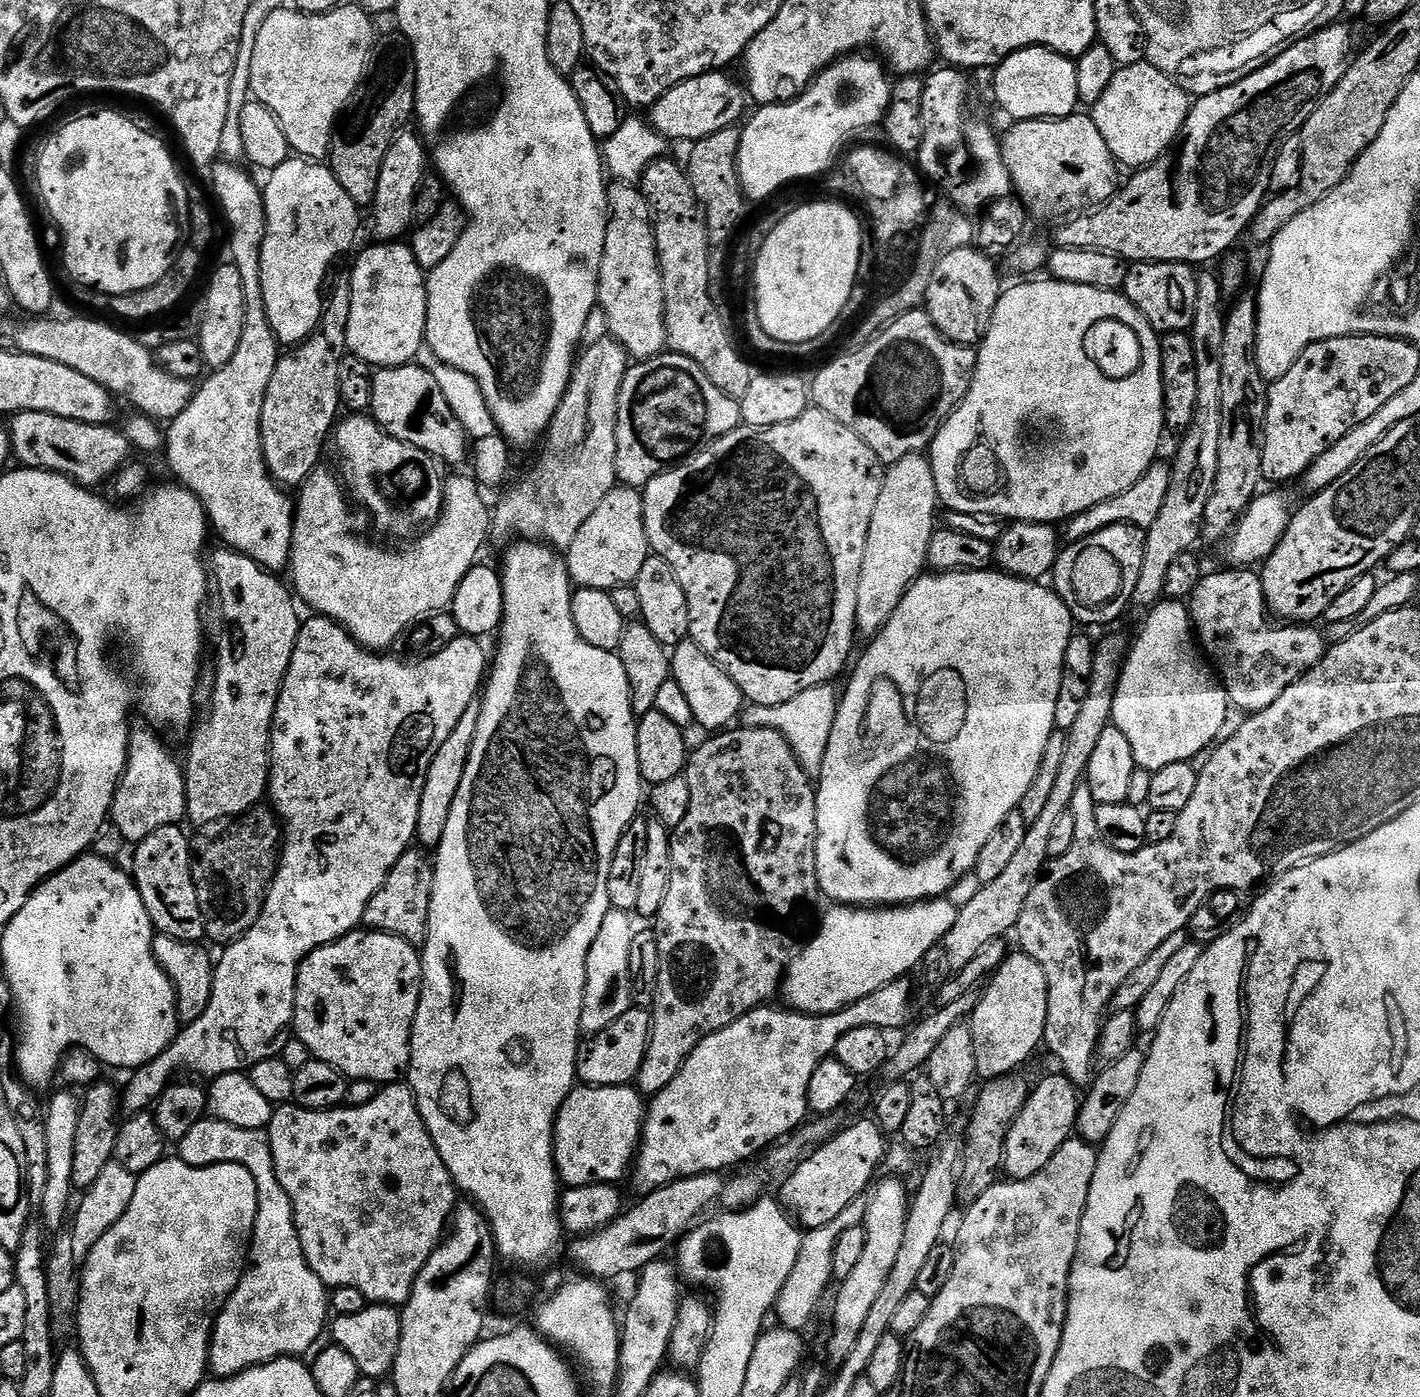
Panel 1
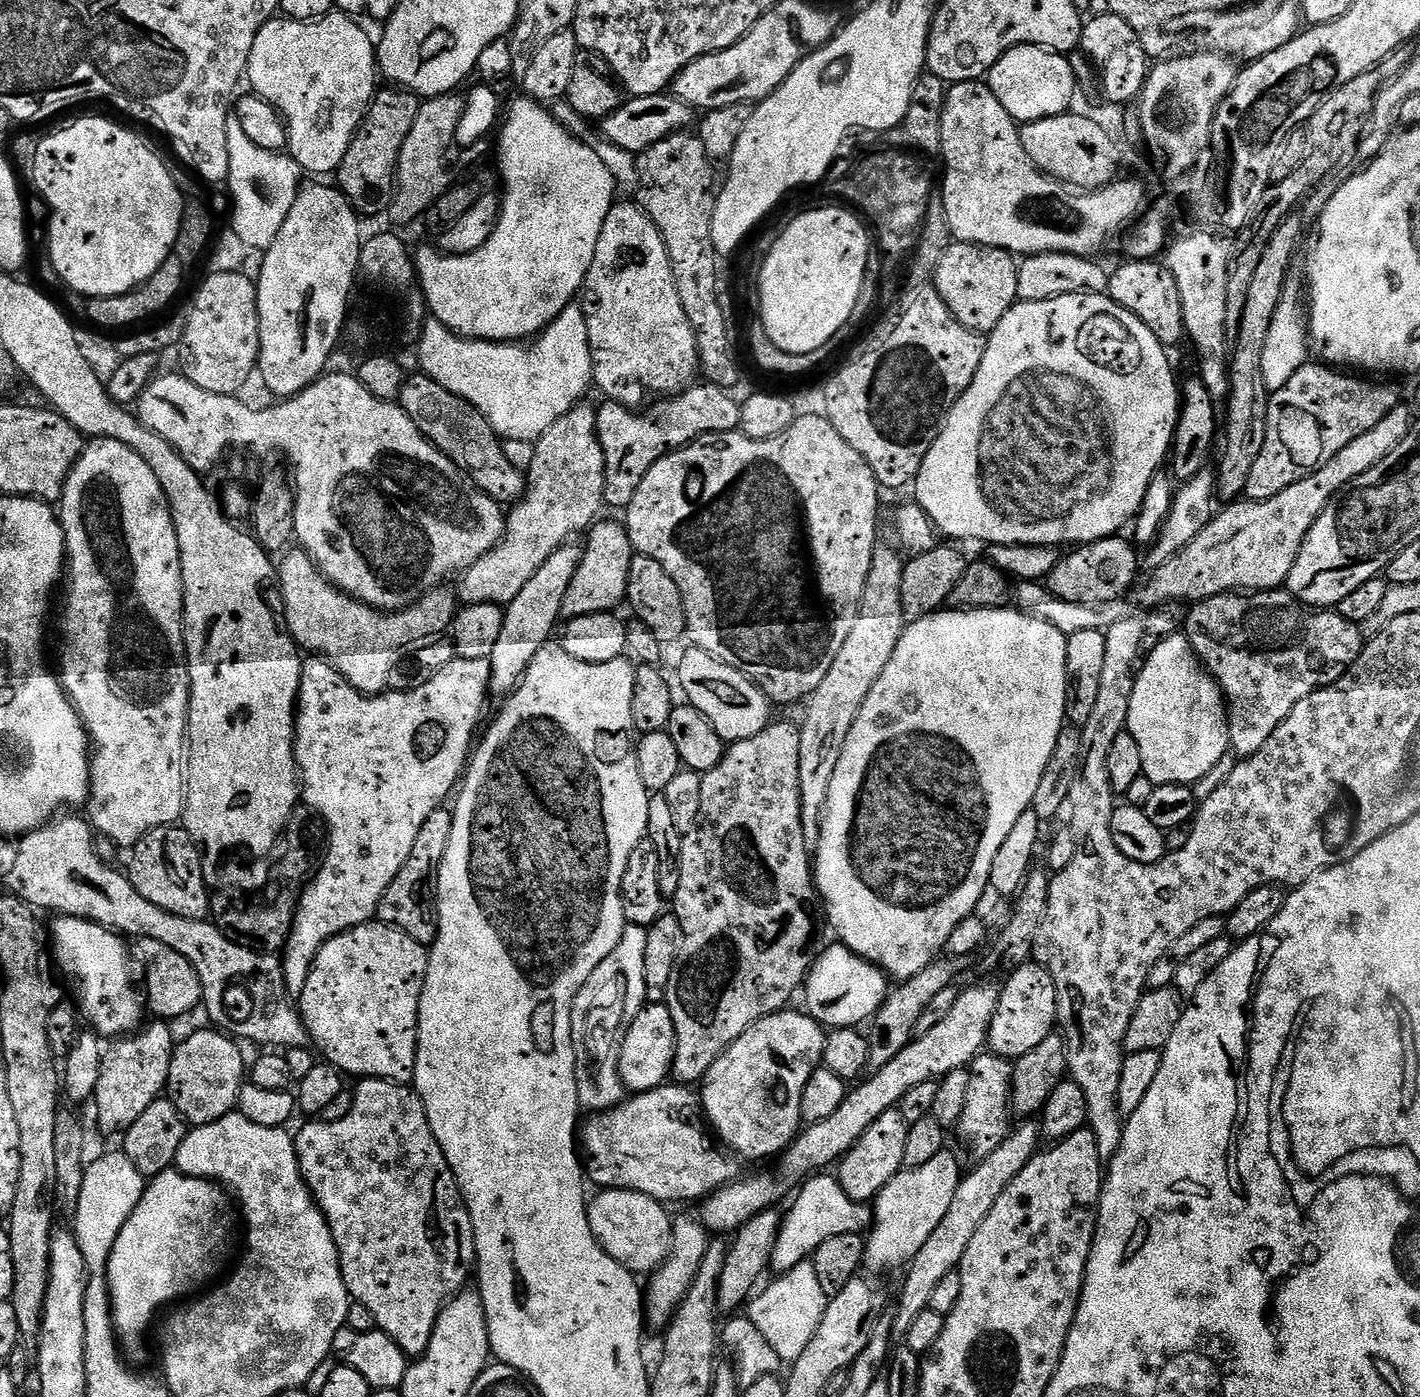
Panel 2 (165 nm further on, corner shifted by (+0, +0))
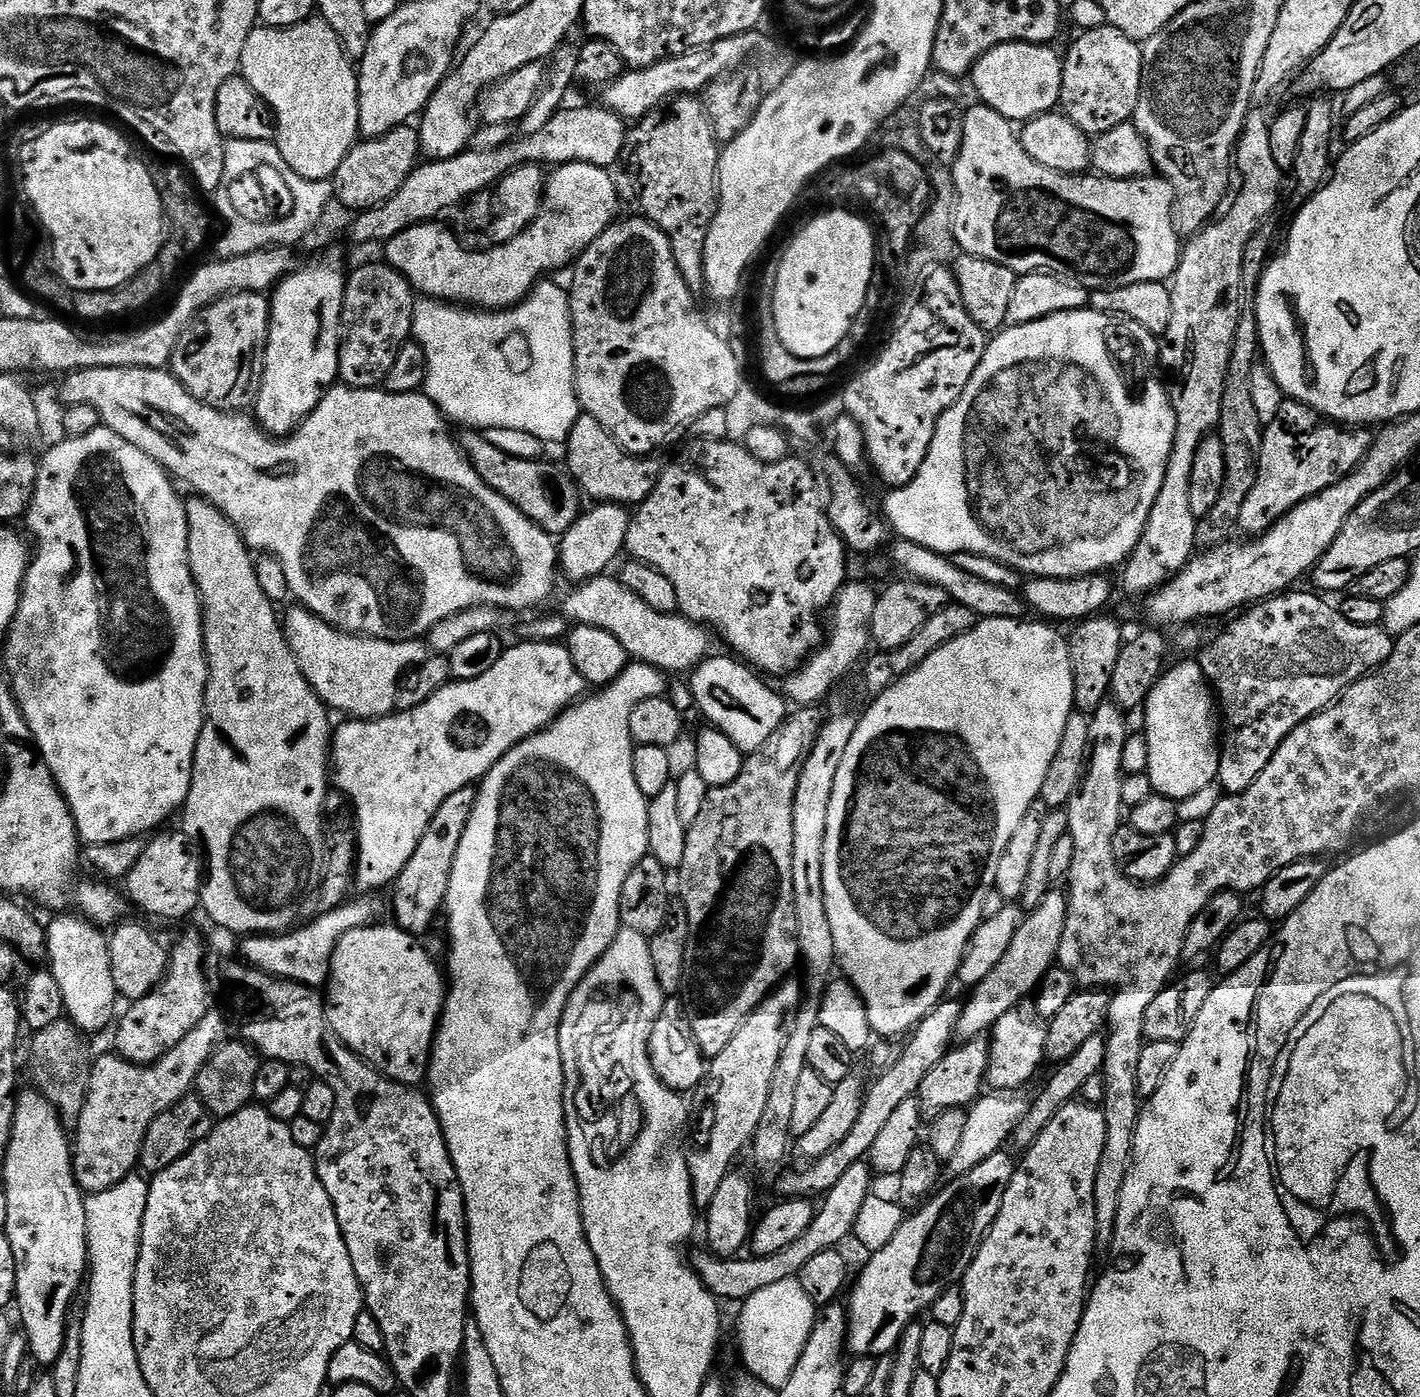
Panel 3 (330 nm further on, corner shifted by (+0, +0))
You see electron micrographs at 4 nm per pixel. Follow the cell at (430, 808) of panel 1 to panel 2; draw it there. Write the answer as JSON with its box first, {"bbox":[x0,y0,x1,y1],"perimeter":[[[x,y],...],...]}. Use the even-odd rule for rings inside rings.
{"bbox":[488,542,581,698],"perimeter":[[[572,542],[563,544],[558,551],[550,554],[550,558],[546,558],[546,562],[538,566],[538,574],[534,574],[534,578],[530,578],[530,582],[522,586],[518,598],[514,598],[514,602],[510,602],[504,608],[502,635],[498,637],[490,657],[492,677],[488,683],[488,690],[493,697],[507,698],[515,692],[530,662],[534,662],[538,650],[546,647],[551,641],[548,639],[551,638],[556,623],[557,628],[561,623],[562,600],[570,587],[570,578],[574,578],[574,570],[578,570],[580,565],[581,549],[577,545],[575,548],[574,545]]]}

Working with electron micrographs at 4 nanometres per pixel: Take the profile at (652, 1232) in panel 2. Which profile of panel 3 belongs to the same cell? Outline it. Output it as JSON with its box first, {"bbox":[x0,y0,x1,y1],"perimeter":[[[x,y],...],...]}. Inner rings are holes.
{"bbox":[690,1162,874,1302],"perimeter":[[[861,1162],[850,1166],[846,1174],[839,1180],[838,1186],[834,1186],[829,1192],[824,1193],[822,1203],[824,1205],[815,1209],[810,1226],[802,1238],[797,1238],[795,1242],[790,1242],[790,1246],[782,1246],[778,1254],[769,1256],[749,1255],[749,1260],[745,1258],[721,1258],[712,1255],[711,1251],[691,1253],[690,1263],[698,1274],[700,1281],[706,1285],[709,1292],[717,1301],[738,1300],[737,1302],[748,1302],[759,1292],[767,1293],[778,1282],[786,1282],[799,1277],[802,1266],[810,1262],[810,1258],[815,1258],[822,1254],[822,1250],[840,1248],[843,1240],[853,1235],[856,1231],[858,1214],[862,1210],[862,1202],[873,1191],[872,1179],[874,1173],[867,1163]]]}

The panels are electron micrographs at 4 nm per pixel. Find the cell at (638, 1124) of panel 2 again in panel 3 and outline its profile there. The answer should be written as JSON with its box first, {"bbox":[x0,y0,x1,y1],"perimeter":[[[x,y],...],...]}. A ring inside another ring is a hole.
{"bbox":[779,998,961,1197],"perimeter":[[[945,998],[932,1007],[930,1014],[926,1014],[926,1018],[922,1018],[907,1037],[909,1040],[908,1044],[906,1040],[902,1047],[902,1058],[898,1058],[898,1062],[890,1066],[890,1070],[879,1073],[873,1084],[871,1081],[867,1085],[862,1114],[858,1114],[858,1122],[854,1122],[850,1134],[846,1134],[846,1138],[838,1142],[838,1146],[834,1146],[830,1154],[824,1154],[822,1158],[811,1161],[810,1166],[800,1166],[804,1168],[798,1169],[797,1172],[785,1171],[779,1177],[780,1192],[784,1195],[781,1197],[823,1197],[824,1193],[838,1186],[839,1180],[846,1174],[846,1170],[850,1170],[850,1166],[861,1163],[867,1157],[878,1138],[878,1133],[885,1128],[886,1122],[890,1122],[894,1110],[898,1110],[902,1102],[915,1097],[917,1090],[922,1086],[922,1078],[926,1078],[926,1074],[930,1074],[930,1070],[934,1070],[934,1066],[938,1066],[938,1062],[942,1062],[942,1058],[953,1047],[961,1007],[959,999],[956,1001],[951,998]]]}

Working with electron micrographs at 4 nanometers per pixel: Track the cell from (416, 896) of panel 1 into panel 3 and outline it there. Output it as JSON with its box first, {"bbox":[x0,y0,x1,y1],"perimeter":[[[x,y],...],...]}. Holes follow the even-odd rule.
{"bbox":[391,786,477,938],"perimeter":[[[469,786],[457,790],[438,806],[434,818],[430,818],[430,826],[426,826],[426,834],[422,834],[422,842],[414,854],[410,854],[410,862],[402,866],[402,874],[391,885],[392,912],[396,915],[395,927],[417,938],[432,928],[436,915],[441,915],[448,899],[450,874],[454,870],[454,858],[458,854],[458,842],[462,842],[462,834],[466,830],[466,822],[470,822],[470,814],[474,810],[477,789]]]}

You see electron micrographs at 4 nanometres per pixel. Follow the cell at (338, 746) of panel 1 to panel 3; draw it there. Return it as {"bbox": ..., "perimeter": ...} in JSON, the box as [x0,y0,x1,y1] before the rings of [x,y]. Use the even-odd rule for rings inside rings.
{"bbox":[330,641,586,894],"perimeter":[[[546,641],[516,642],[513,648],[512,645],[505,647],[502,658],[498,658],[498,662],[494,662],[494,666],[490,666],[490,670],[486,670],[486,674],[481,674],[478,678],[470,678],[469,680],[452,680],[445,688],[438,690],[432,695],[429,700],[414,706],[409,712],[397,710],[390,716],[380,716],[376,720],[348,718],[343,721],[345,724],[337,723],[332,734],[330,780],[343,795],[347,796],[348,802],[352,806],[352,811],[356,814],[358,851],[354,869],[355,887],[357,889],[361,888],[360,892],[364,894],[374,893],[372,891],[375,888],[385,887],[384,889],[387,889],[389,885],[396,881],[398,874],[402,874],[402,866],[406,866],[406,862],[410,862],[410,854],[414,854],[414,850],[418,847],[418,842],[422,842],[422,834],[426,834],[426,826],[430,826],[430,818],[434,818],[438,806],[442,806],[442,802],[446,802],[446,798],[450,798],[450,794],[454,794],[457,790],[462,790],[483,780],[484,775],[513,746],[526,738],[530,738],[535,732],[541,732],[542,729],[548,727],[564,709],[571,708],[573,704],[577,703],[585,695],[585,692],[586,682],[582,678],[582,674],[578,674],[568,649],[563,643],[548,643]]]}

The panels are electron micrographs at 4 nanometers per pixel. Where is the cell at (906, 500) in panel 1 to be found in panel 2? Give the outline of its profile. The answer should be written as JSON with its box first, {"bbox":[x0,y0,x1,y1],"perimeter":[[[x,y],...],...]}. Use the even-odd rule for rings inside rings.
{"bbox":[798,546,906,850],"perimeter":[[[877,546],[874,550],[858,618],[854,618],[854,626],[850,629],[846,642],[842,642],[842,650],[838,650],[830,670],[826,670],[826,678],[818,682],[818,686],[806,697],[803,705],[804,724],[799,725],[798,782],[802,802],[802,834],[809,850],[815,849],[820,842],[820,827],[830,794],[830,778],[834,778],[838,758],[842,758],[842,746],[846,746],[850,726],[854,726],[854,718],[858,718],[858,710],[862,710],[866,694],[870,694],[870,690],[874,690],[874,682],[882,678],[886,662],[894,658],[894,646],[898,646],[900,635],[906,627],[902,610],[902,574],[905,561],[901,553],[895,547],[892,548]]]}

